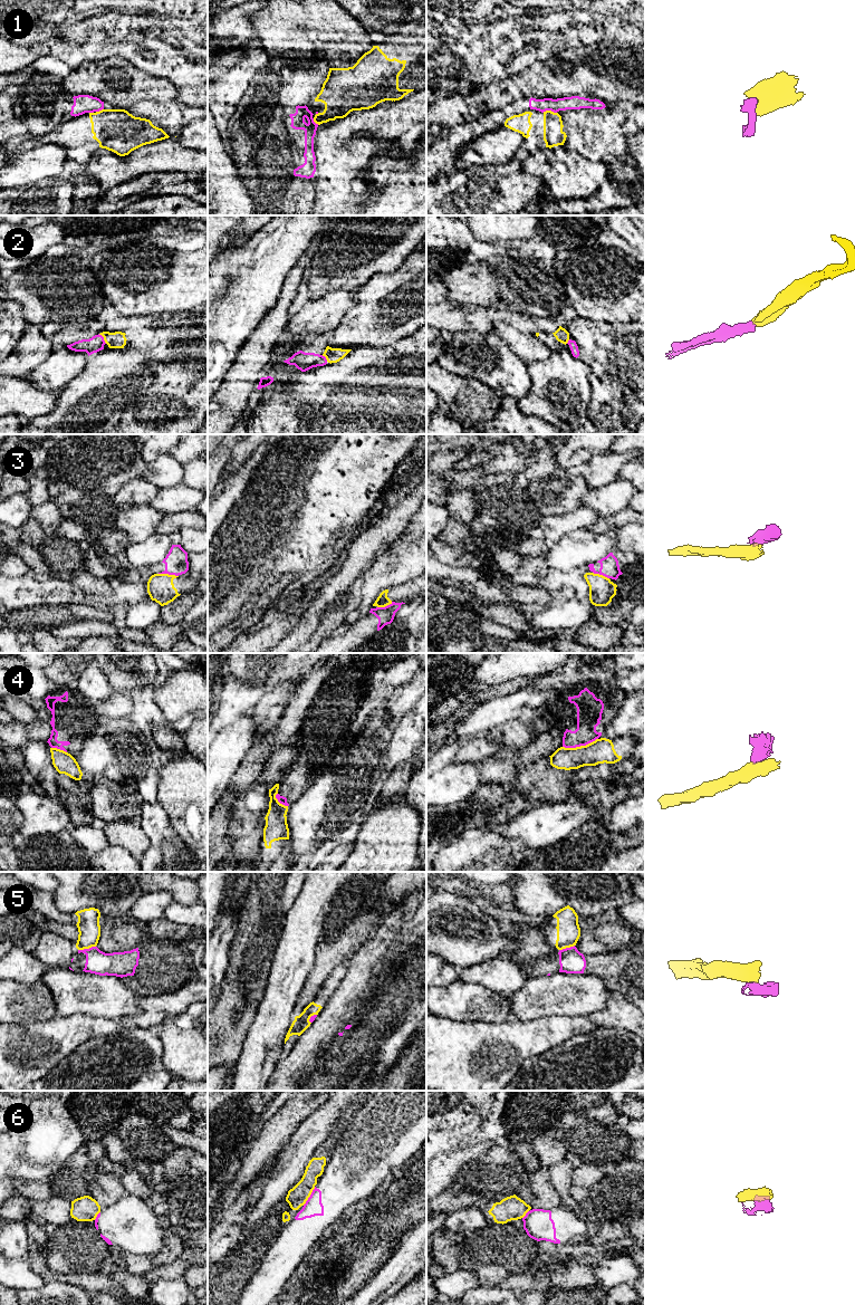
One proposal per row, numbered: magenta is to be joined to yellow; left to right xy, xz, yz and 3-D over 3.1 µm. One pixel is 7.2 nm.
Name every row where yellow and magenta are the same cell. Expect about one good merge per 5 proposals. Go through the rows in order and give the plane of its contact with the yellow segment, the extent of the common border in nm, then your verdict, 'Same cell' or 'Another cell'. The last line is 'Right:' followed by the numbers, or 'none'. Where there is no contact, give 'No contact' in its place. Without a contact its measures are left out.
1: Touches yellow in yz. Shared border 100 nm. Another cell
2: Touches yellow in xy. Shared border 90 nm. Same cell
3: Touches yellow in xy. Shared border 150 nm. Another cell
4: Touches yellow in yz. Shared border 260 nm. Another cell
5: Touches yellow in xy. Shared border 130 nm. Another cell
6: Touches yellow in xz. Shared border 160 nm. Another cell
Right: 2

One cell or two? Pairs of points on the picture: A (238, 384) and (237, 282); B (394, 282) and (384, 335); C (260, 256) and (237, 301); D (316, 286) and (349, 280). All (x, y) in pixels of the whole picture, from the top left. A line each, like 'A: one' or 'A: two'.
A: two
B: one
C: one
D: one

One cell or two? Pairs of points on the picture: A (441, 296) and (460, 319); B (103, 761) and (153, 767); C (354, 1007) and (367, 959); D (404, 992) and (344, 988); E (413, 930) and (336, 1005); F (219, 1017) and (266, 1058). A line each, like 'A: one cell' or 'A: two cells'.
A: two cells
B: one cell
C: one cell
D: two cells
E: one cell
F: two cells

